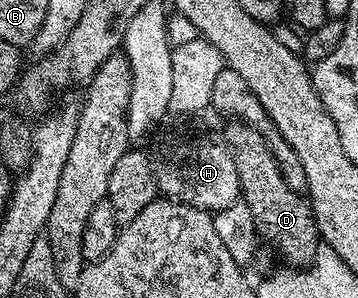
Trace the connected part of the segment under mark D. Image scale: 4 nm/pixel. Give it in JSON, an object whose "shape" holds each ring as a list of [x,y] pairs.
{"shape":[[[228,122],[224,128],[223,143],[227,144],[238,170],[242,202],[254,214],[257,233],[272,243],[272,248],[288,266],[307,266],[316,256],[318,233],[312,217],[311,203],[301,193],[290,190],[274,158],[274,154],[257,132],[243,122]]]}

